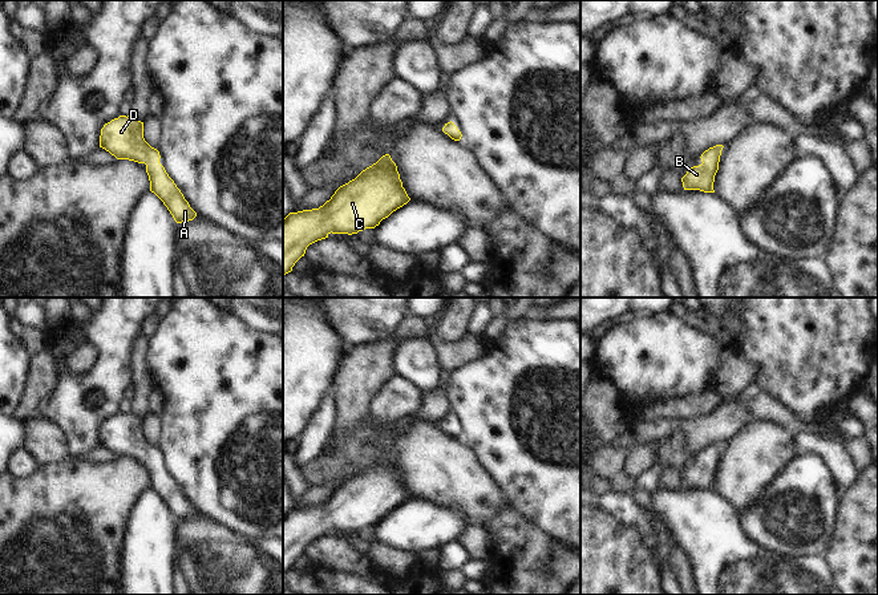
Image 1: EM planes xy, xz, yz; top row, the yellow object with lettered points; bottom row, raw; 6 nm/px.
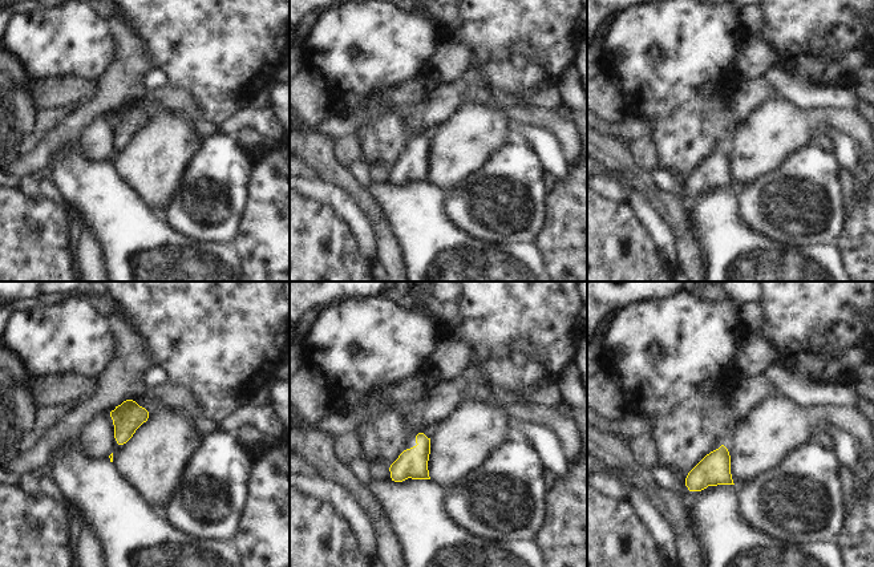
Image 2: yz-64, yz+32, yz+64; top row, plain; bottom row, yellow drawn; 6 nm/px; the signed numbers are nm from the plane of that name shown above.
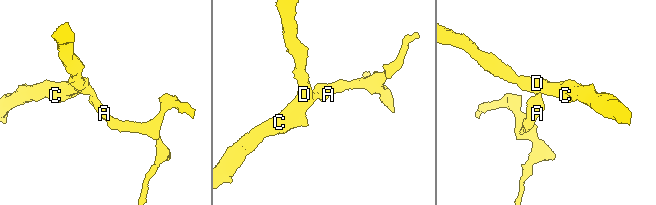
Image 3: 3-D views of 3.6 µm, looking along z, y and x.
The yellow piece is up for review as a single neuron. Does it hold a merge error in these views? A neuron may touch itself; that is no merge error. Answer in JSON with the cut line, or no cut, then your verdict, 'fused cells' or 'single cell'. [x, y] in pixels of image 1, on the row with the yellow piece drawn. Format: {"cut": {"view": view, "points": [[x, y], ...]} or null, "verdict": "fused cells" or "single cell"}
{"cut": null, "verdict": "single cell"}

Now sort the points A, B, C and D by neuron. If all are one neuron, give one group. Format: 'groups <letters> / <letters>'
groups A B C D

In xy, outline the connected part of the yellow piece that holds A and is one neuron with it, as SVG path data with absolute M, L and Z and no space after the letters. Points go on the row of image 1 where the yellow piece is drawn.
M120 116L112 120L101 129L100 147L117 159L145 163L150 191L163 202L177 223L189 222L197 216L197 212L159 163L159 151L145 141L143 122L132 116Z

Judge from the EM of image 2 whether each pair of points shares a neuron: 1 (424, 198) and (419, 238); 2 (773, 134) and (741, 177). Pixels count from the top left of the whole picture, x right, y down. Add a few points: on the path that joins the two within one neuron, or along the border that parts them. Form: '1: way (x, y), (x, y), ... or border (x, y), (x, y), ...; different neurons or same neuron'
1: way (420, 207), (420, 229); same neuron
2: way (763, 145), (752, 156), (747, 166); same neuron

